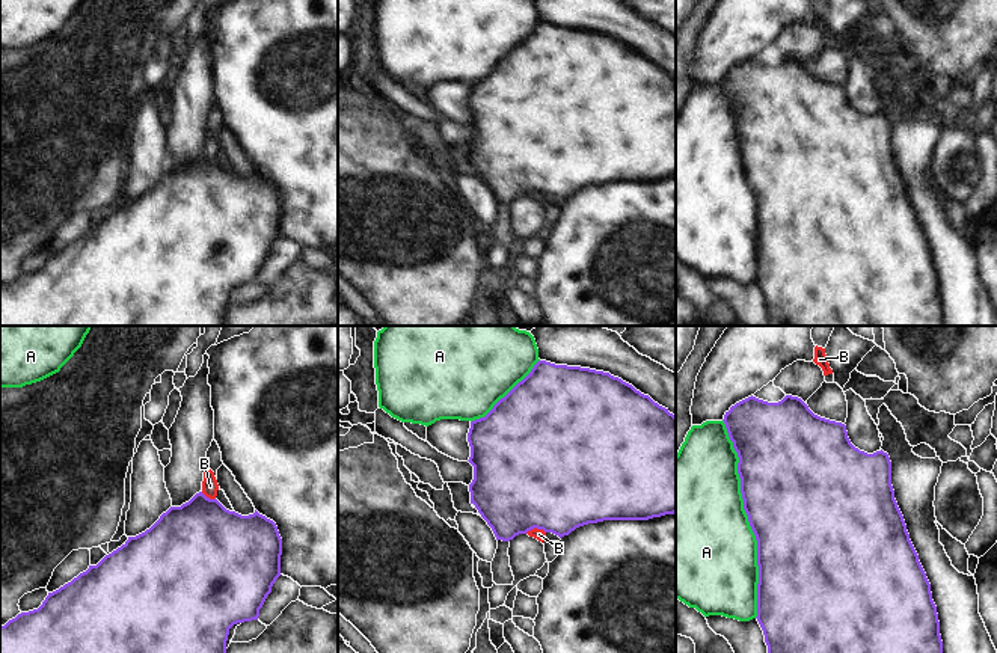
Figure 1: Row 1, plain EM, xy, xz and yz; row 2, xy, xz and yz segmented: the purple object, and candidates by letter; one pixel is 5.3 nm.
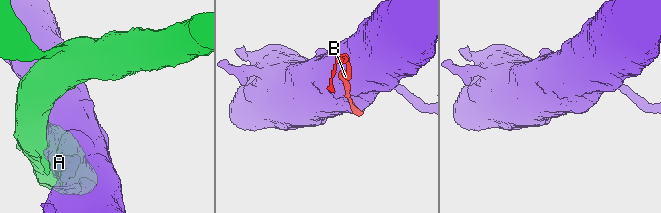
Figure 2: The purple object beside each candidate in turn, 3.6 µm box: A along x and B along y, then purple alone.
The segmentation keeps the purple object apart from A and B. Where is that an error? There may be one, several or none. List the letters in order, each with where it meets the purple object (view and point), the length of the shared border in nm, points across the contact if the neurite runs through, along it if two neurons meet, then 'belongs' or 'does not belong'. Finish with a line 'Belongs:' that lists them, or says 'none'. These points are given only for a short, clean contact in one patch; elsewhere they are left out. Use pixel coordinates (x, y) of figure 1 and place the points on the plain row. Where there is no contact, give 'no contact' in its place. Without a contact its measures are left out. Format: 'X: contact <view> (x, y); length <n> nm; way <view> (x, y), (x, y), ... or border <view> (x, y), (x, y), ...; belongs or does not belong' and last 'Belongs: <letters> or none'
A: contact yz (748, 181); length 1050 nm; does not belong
B: contact xz (534, 189); length 110 nm; does not belong
Belongs: none

